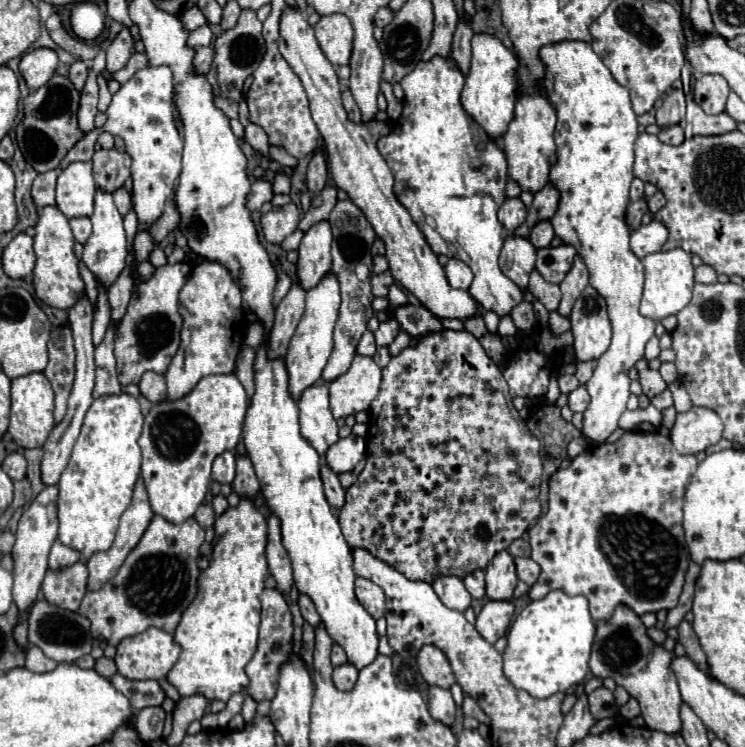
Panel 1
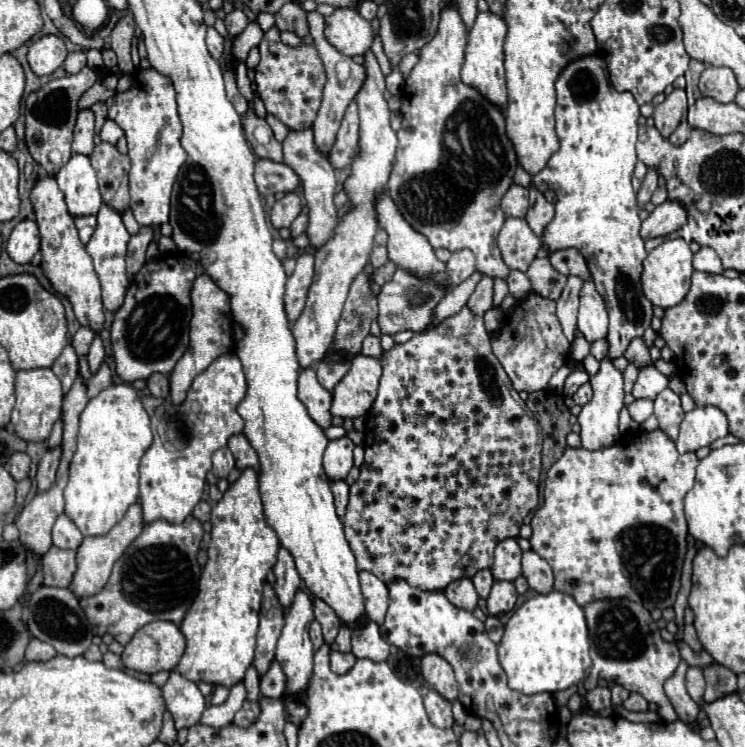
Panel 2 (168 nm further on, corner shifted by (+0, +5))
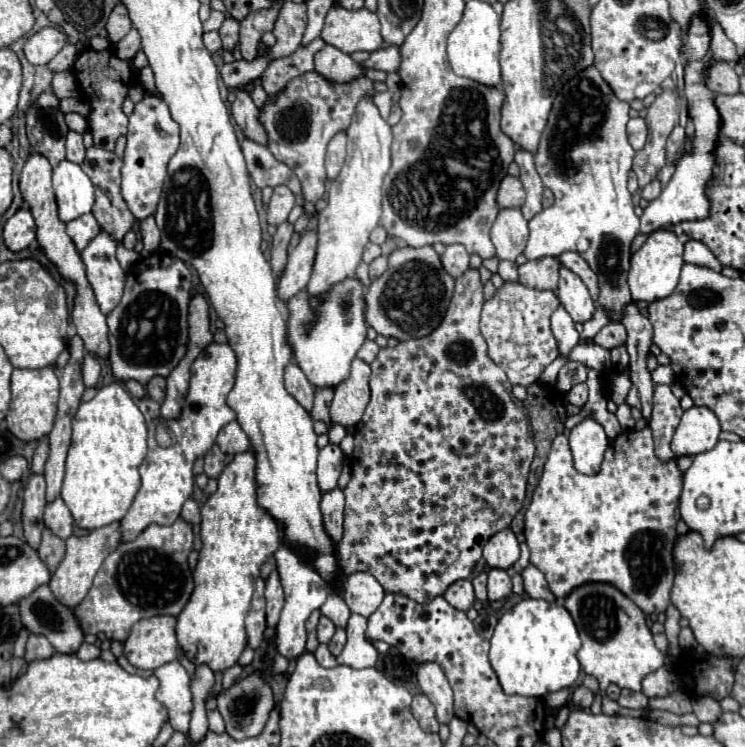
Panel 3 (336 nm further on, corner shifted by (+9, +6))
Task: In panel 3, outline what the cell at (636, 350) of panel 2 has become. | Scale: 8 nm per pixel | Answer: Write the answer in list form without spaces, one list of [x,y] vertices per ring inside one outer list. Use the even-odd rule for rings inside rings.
[[[609,321],[609,325],[605,325],[595,337],[593,337],[593,343],[605,347],[605,349],[613,349],[617,345],[623,345],[627,339],[627,333],[625,333],[625,327],[621,321]]]

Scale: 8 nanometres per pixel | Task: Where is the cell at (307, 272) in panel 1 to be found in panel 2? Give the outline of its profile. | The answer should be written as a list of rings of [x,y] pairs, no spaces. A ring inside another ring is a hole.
[[[304,130],[304,132],[290,132],[284,140],[284,162],[300,176],[302,180],[302,188],[304,188],[304,196],[306,196],[306,204],[310,208],[310,222],[308,222],[308,240],[312,248],[320,248],[324,246],[324,242],[328,242],[328,238],[332,238],[332,230],[336,230],[336,206],[334,206],[334,194],[336,194],[336,178],[334,178],[334,168],[328,162],[328,158],[324,158],[316,146],[314,146],[314,136],[312,130]]]

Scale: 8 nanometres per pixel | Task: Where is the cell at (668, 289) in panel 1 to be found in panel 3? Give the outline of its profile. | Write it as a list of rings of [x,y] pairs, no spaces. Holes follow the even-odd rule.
[[[657,229],[653,231],[647,241],[643,243],[643,247],[631,255],[631,267],[629,267],[629,289],[631,289],[631,297],[633,301],[657,301],[663,299],[667,295],[673,293],[677,281],[679,281],[679,273],[685,261],[683,260],[684,245],[677,239],[677,235],[669,229]]]

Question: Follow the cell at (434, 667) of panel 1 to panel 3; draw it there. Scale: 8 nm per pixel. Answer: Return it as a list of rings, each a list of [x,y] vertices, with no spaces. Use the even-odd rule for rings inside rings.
[[[423,663],[417,671],[417,681],[423,695],[435,705],[435,717],[441,725],[449,725],[453,715],[453,691],[437,663]]]

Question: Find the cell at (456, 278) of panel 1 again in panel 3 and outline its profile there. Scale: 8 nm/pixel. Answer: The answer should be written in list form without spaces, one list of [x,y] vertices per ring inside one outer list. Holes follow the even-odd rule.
[[[447,245],[445,253],[441,255],[441,263],[445,271],[457,279],[469,269],[469,253],[463,245]]]

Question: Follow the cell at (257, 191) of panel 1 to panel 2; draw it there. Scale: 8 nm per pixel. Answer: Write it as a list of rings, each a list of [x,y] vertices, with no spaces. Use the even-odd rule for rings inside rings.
[[[272,160],[256,162],[254,180],[256,180],[258,192],[262,196],[276,194],[276,192],[292,192],[300,184],[300,178],[296,176],[296,172],[290,166],[278,164]]]

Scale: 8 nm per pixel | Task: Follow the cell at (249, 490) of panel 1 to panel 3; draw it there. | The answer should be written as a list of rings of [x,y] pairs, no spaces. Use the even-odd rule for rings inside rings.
[[[237,421],[227,423],[227,425],[219,431],[219,435],[217,435],[217,445],[221,447],[223,453],[231,453],[231,455],[237,455],[237,453],[243,453],[243,451],[249,451],[249,449],[251,449],[249,437],[243,433],[243,429],[239,427]]]

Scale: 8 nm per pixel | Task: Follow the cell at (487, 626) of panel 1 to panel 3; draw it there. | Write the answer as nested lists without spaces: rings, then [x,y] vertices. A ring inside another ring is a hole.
[[[489,569],[489,601],[503,599],[511,593],[511,577],[505,569]]]

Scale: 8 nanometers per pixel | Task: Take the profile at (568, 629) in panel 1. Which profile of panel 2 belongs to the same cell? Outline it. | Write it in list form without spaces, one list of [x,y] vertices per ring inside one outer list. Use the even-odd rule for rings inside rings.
[[[552,590],[526,600],[508,620],[498,644],[500,664],[508,676],[508,686],[522,694],[558,692],[578,684],[590,668],[590,640],[584,610],[570,594]]]

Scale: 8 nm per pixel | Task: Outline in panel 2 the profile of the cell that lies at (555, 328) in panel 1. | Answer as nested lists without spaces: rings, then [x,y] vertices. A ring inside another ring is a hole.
[[[532,292],[526,300],[518,302],[512,316],[518,318],[506,320],[500,334],[492,338],[494,356],[500,360],[516,392],[532,394],[544,390],[548,388],[552,374],[566,364],[568,348],[570,348],[570,342],[564,338],[560,322],[556,318],[556,302]]]

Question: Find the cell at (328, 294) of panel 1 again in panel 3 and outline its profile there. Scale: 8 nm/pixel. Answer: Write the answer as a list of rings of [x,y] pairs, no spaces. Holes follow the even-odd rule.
[[[361,99],[357,111],[353,115],[351,127],[347,129],[347,159],[337,175],[337,179],[329,185],[327,207],[319,211],[319,243],[313,275],[309,279],[307,291],[315,297],[331,289],[333,283],[339,283],[347,277],[355,277],[355,269],[361,263],[361,255],[365,243],[369,241],[369,233],[377,227],[381,217],[381,185],[391,167],[389,147],[391,147],[391,127],[379,115],[377,107],[371,99]]]

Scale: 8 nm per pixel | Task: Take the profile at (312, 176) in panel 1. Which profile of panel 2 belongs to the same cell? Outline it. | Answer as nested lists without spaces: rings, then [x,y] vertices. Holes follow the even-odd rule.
[[[306,12],[308,14],[308,26],[310,26],[310,38],[314,42],[314,46],[318,48],[318,54],[320,54],[320,60],[324,64],[324,70],[326,70],[326,86],[324,86],[324,98],[322,98],[322,106],[318,110],[318,116],[314,120],[314,142],[316,142],[316,148],[320,154],[328,156],[332,146],[334,146],[334,140],[336,140],[336,132],[340,128],[340,122],[342,122],[342,116],[344,116],[344,110],[346,106],[350,104],[350,100],[356,96],[356,92],[360,90],[362,82],[364,82],[364,66],[356,64],[350,56],[344,56],[340,54],[334,46],[330,46],[324,38],[324,16],[320,16],[318,12]]]

